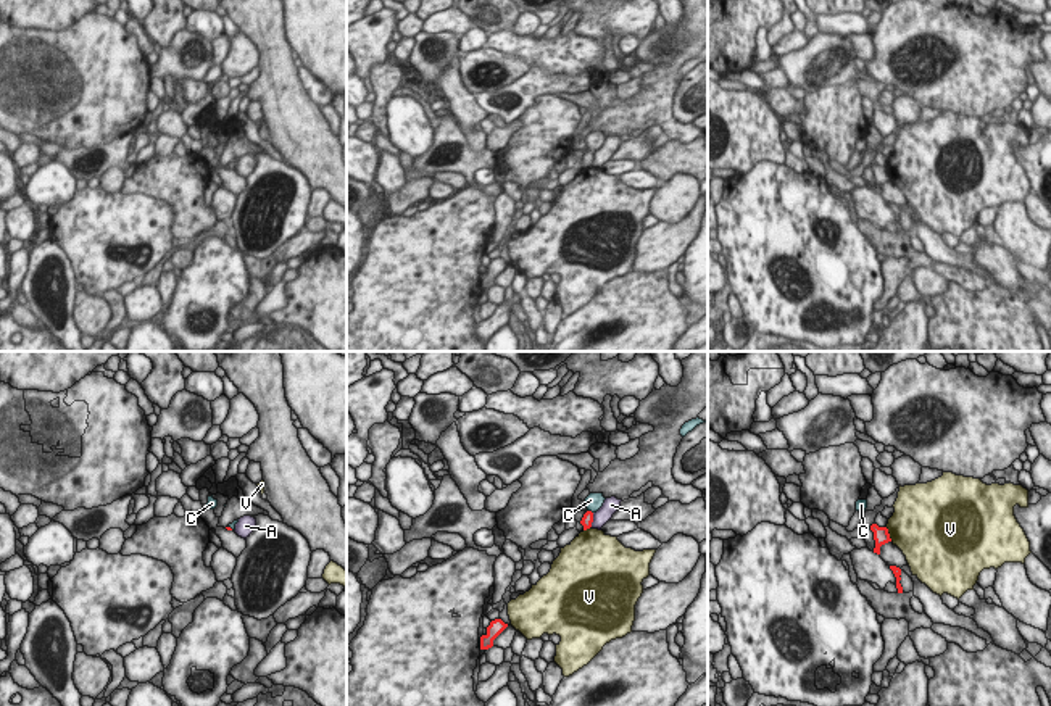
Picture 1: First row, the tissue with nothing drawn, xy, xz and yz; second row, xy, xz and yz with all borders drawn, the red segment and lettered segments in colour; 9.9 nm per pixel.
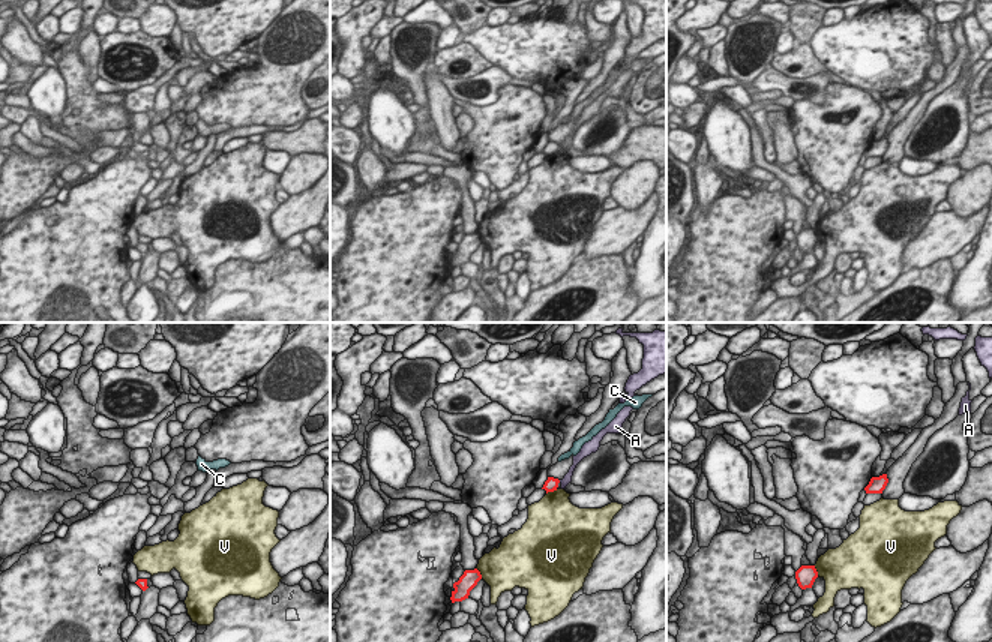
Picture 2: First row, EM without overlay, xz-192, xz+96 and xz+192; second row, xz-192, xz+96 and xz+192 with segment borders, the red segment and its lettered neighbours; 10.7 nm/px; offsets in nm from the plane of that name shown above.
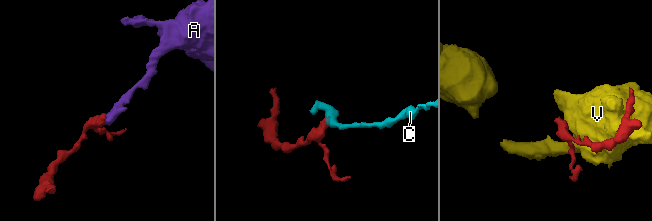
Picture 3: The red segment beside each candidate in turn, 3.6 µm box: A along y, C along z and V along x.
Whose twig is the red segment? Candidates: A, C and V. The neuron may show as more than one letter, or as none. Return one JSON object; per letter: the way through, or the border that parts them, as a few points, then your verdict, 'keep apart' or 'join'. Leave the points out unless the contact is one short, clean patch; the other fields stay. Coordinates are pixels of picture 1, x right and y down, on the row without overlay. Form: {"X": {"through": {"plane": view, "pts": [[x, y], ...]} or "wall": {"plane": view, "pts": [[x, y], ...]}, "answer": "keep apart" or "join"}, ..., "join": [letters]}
{"A": {"answer": "keep apart"}, "C": {"through": {"plane": "xz", "pts": [[587, 158], [590, 150], [594, 141]]}, "answer": "join"}, "V": {"answer": "keep apart"}, "join": ["C"]}

